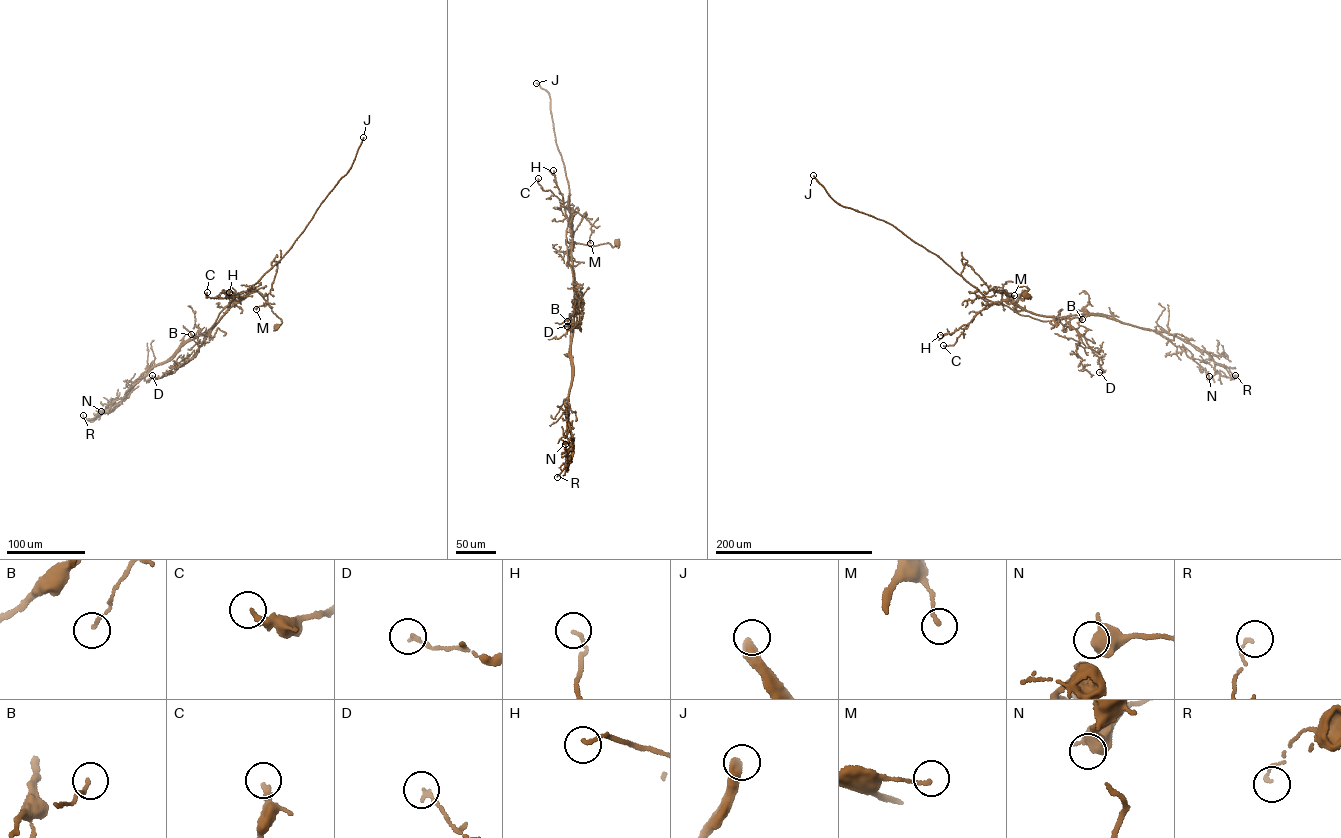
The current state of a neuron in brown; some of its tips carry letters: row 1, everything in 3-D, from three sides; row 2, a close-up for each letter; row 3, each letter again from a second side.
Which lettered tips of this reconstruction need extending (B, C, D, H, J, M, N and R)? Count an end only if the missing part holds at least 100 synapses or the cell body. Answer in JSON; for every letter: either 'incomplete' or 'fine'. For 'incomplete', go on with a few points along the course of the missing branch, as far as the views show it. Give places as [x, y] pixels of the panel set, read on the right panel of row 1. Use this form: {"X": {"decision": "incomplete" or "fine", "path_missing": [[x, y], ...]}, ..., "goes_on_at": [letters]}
{"B": {"decision": "fine"}, "C": {"decision": "fine"}, "D": {"decision": "fine"}, "H": {"decision": "fine"}, "J": {"decision": "incomplete"}, "M": {"decision": "fine"}, "N": {"decision": "fine"}, "R": {"decision": "fine"}, "goes_on_at": ["J"]}

